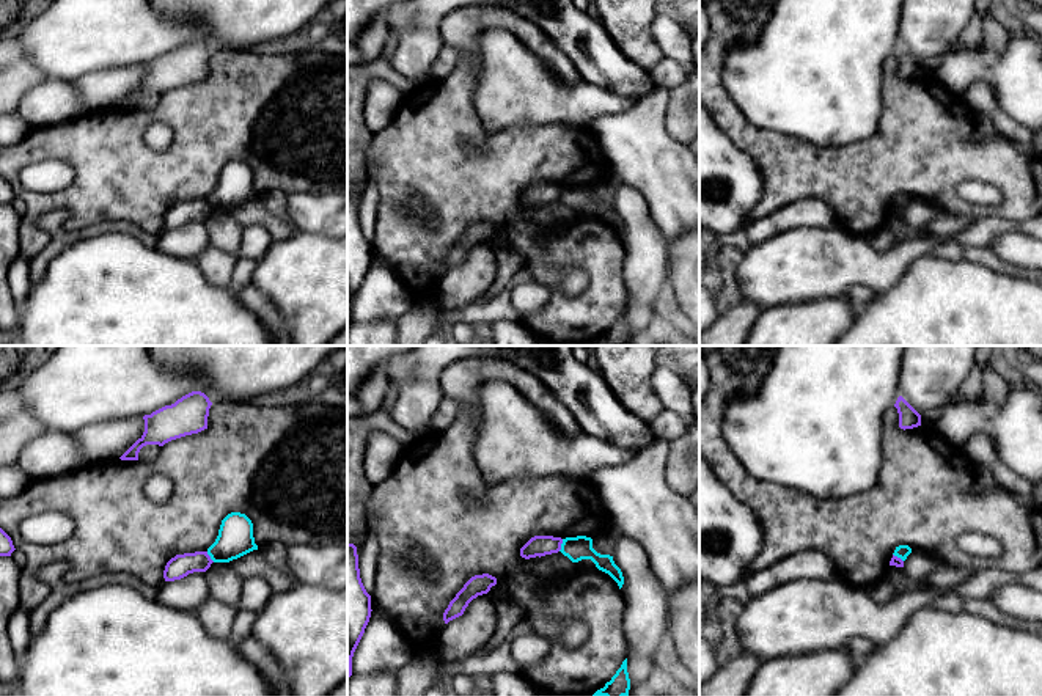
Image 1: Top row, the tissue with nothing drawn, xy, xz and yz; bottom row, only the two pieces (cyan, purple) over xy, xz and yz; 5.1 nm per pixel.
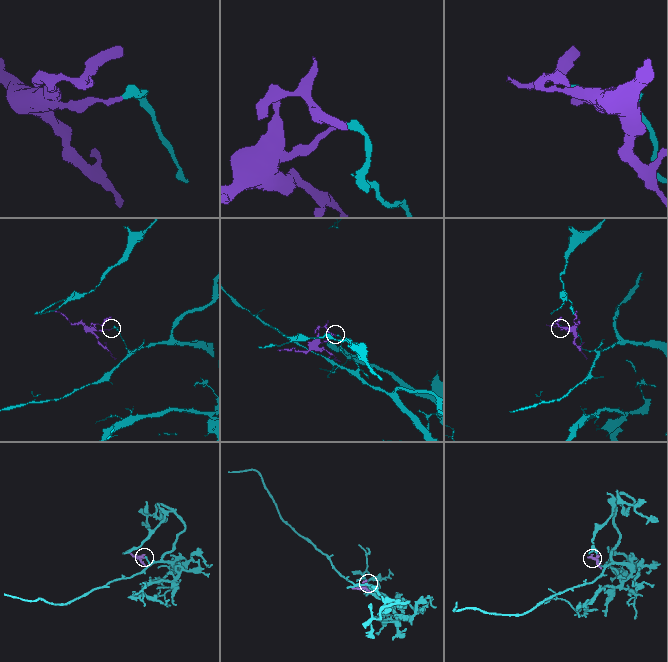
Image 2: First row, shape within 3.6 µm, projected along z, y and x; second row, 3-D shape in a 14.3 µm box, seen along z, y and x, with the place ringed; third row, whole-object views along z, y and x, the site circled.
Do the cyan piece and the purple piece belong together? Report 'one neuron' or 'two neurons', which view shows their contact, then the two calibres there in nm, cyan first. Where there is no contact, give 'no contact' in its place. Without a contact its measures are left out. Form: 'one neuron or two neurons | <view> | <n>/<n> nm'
two neurons | xz | 120/110 nm

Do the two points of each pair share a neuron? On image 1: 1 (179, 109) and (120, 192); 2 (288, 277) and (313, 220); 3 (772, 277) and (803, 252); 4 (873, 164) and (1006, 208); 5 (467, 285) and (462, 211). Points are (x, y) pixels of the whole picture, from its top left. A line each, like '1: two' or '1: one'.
1: one
2: two
3: one
4: one
5: two

